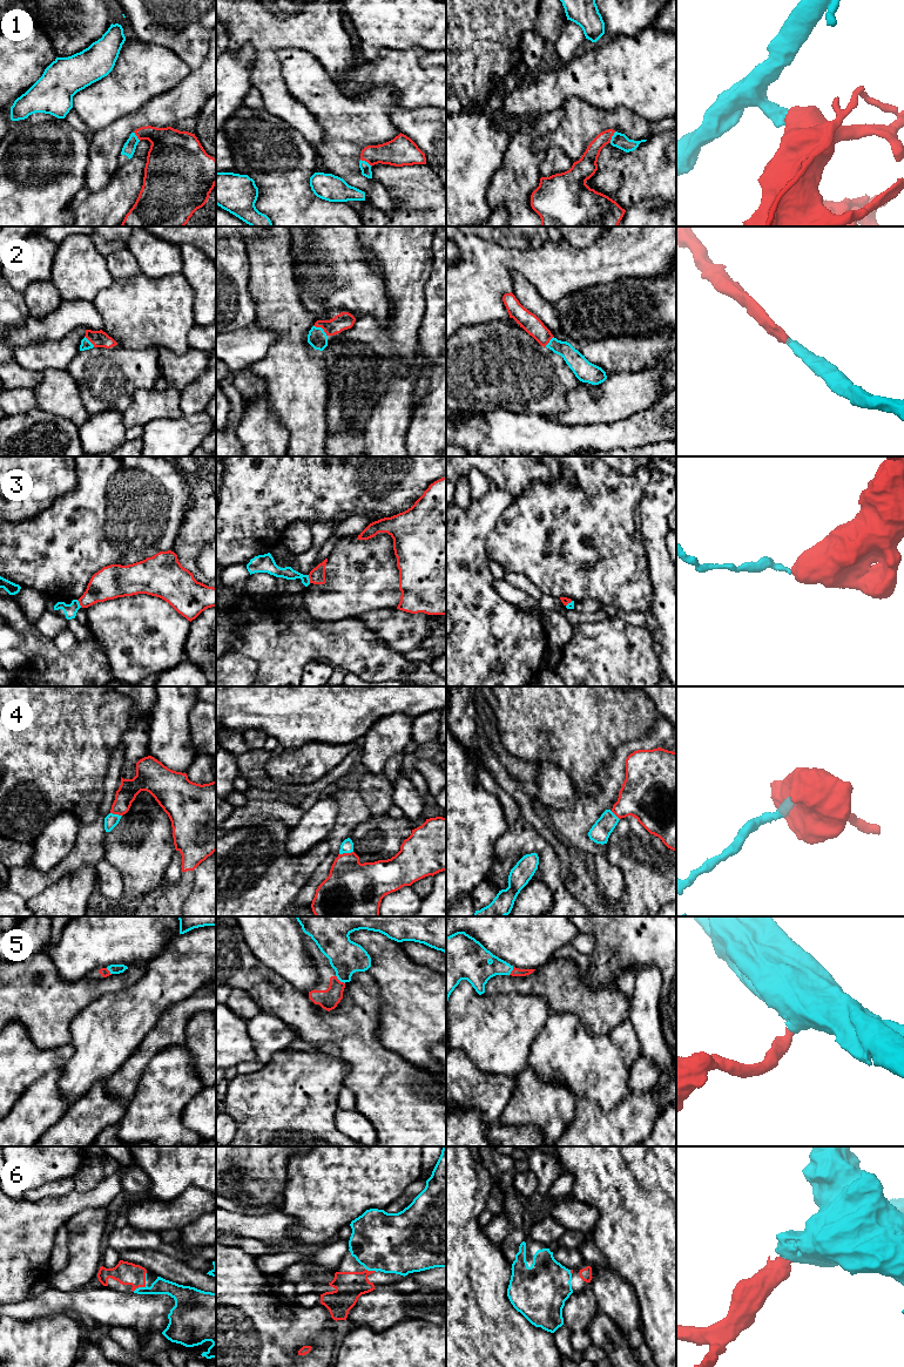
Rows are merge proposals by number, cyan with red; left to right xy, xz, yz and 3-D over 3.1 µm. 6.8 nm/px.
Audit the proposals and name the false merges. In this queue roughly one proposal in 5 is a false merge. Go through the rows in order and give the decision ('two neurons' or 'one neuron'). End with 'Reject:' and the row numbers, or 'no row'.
1: one neuron
2: one neuron
3: two neurons
4: one neuron
5: one neuron
6: one neuron
Reject: 3

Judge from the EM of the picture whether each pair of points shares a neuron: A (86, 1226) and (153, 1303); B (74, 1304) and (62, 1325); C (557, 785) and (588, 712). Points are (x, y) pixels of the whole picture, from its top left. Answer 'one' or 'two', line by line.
A: two
B: two
C: two

